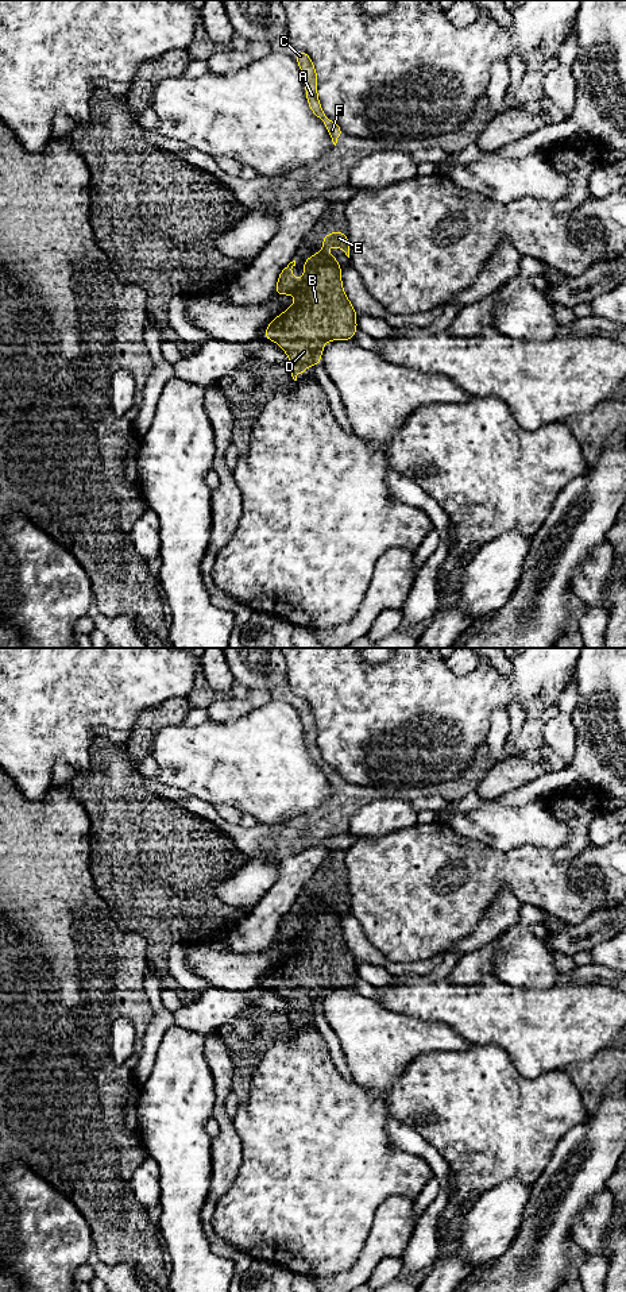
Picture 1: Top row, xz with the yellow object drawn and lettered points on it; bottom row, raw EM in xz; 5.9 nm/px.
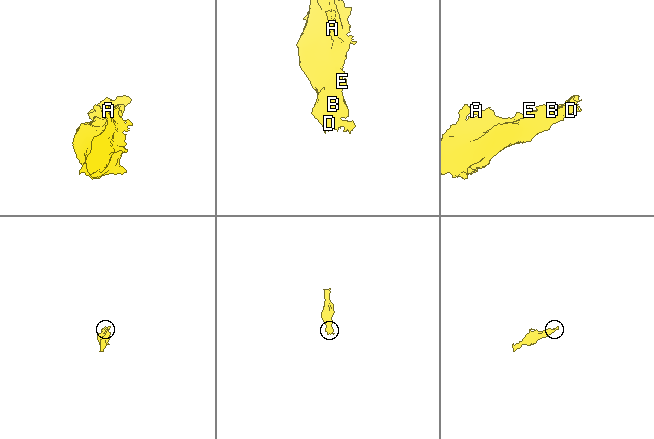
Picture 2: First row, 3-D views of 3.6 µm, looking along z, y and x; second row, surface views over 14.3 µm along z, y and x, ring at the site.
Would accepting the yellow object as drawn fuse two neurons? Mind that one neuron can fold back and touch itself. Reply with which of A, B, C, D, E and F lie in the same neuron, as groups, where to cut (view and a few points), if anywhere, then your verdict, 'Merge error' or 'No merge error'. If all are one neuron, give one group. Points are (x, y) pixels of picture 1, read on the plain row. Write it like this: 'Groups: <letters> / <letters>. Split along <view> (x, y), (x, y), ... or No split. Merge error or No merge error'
Groups: A B C D E F. No split. No merge error

